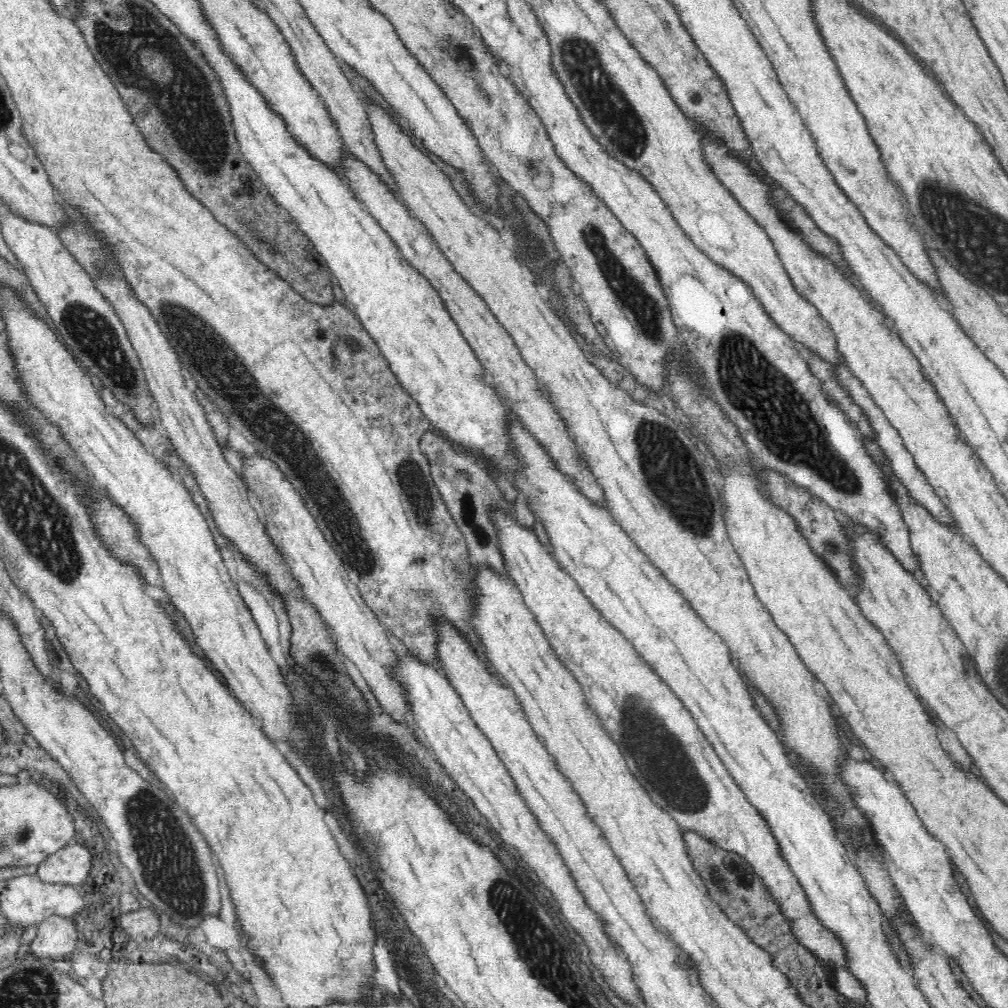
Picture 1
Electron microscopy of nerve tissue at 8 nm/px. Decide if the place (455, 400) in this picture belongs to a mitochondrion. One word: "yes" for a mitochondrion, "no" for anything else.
no

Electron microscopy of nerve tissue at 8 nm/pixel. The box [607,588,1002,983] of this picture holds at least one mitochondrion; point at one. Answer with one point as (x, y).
(661, 760)

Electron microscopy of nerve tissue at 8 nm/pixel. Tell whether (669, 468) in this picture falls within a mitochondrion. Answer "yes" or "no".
yes

